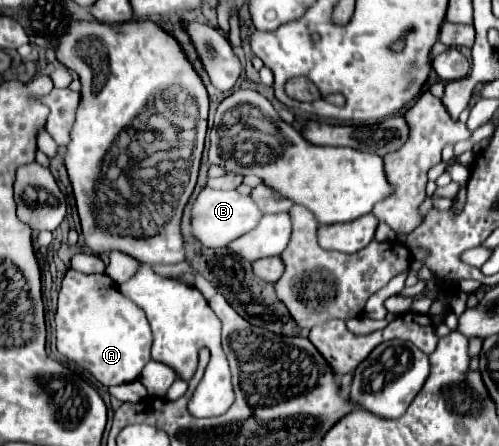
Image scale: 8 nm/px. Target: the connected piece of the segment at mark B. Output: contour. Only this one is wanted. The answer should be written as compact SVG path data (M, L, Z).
M204 188L192 204L190 228L192 228L194 238L200 244L204 244L208 248L222 248L222 246L228 246L234 238L256 228L260 218L262 218L262 212L258 210L258 206L254 204L254 200L250 196L242 196L236 190Z

